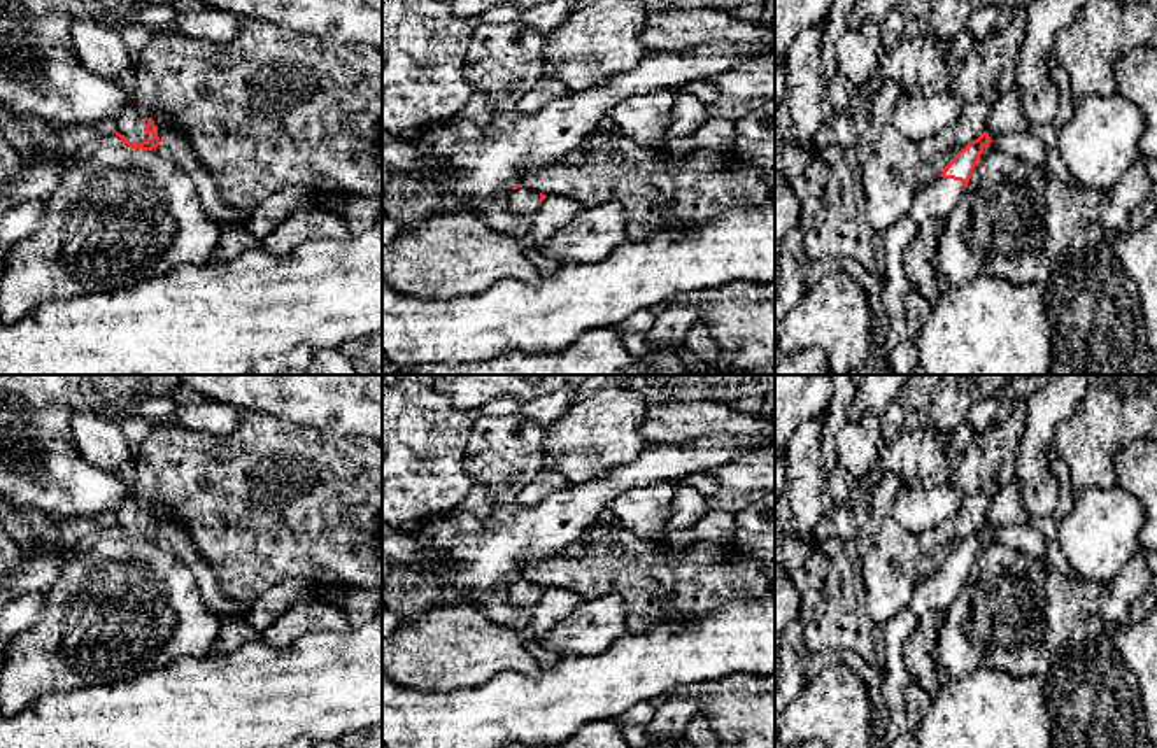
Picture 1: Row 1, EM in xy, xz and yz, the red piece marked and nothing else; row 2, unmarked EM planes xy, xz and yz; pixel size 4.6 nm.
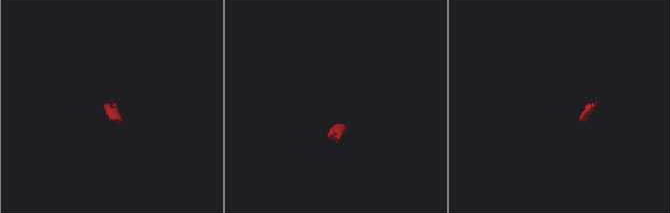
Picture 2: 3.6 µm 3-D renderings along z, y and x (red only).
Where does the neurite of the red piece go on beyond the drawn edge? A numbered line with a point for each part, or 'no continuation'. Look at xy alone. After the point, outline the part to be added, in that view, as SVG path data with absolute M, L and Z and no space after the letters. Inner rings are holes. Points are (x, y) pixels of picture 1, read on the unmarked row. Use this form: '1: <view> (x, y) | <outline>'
1: xy (130, 515) | M116 473L117 476L123 478L126 485L126 496L123 505L114 512L116 515L116 524L124 527L128 534L144 534L146 531L153 531L154 527L147 527L144 524L147 517L147 508L144 508L130 492L130 473Z

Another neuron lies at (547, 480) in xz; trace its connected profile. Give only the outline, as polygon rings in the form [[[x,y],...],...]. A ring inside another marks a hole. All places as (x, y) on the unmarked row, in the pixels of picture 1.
[[[545,466],[526,487],[517,492],[515,503],[522,506],[535,506],[549,494],[566,487],[571,487],[568,478]]]

